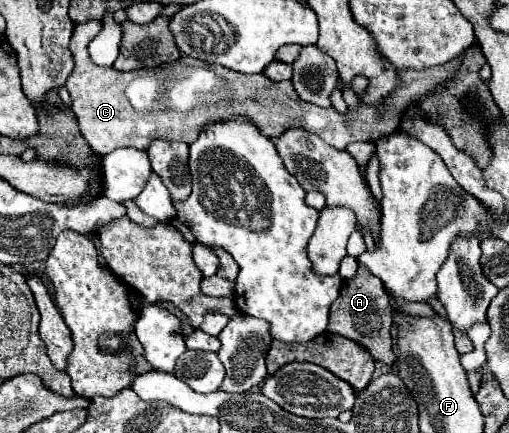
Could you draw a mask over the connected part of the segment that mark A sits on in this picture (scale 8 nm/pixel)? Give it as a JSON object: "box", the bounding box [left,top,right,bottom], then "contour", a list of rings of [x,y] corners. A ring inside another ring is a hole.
{"box":[327,265,397,365],"contour":[[[359,265],[355,277],[349,279],[349,281],[343,281],[339,297],[331,305],[327,331],[357,341],[359,345],[367,347],[367,351],[371,351],[371,355],[377,361],[393,365],[397,357],[393,353],[391,329],[393,329],[393,311],[391,311],[389,295],[383,291],[381,279],[375,279],[375,275],[371,275],[367,271],[367,267]]]}

